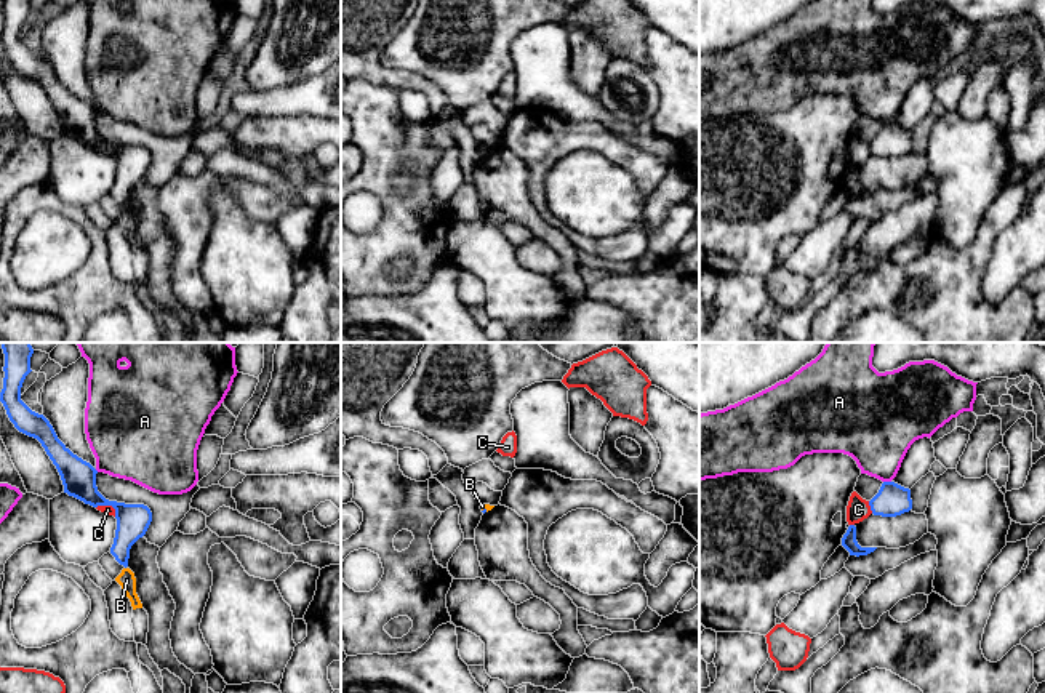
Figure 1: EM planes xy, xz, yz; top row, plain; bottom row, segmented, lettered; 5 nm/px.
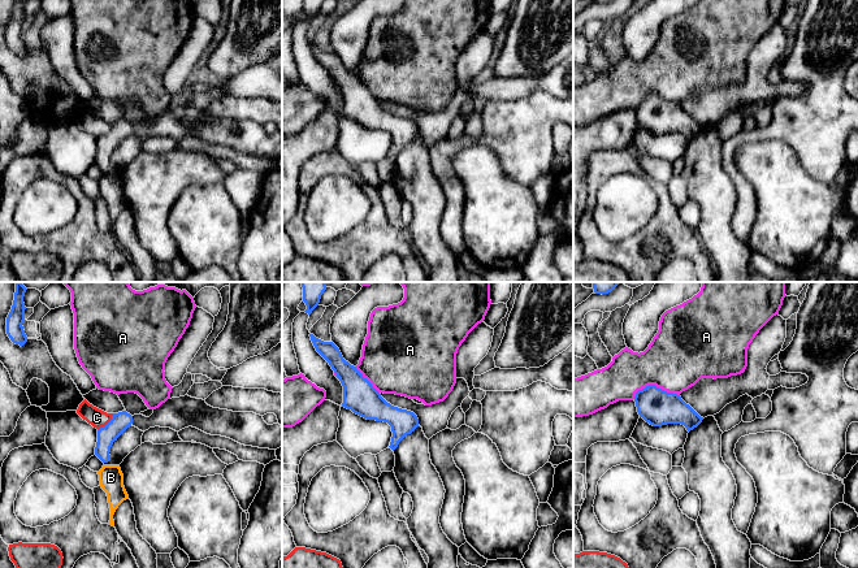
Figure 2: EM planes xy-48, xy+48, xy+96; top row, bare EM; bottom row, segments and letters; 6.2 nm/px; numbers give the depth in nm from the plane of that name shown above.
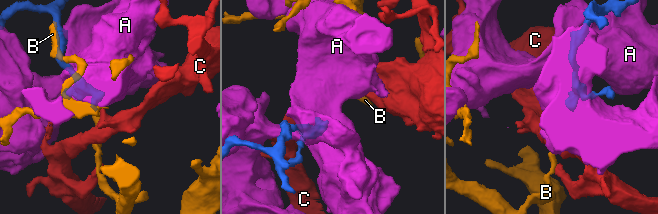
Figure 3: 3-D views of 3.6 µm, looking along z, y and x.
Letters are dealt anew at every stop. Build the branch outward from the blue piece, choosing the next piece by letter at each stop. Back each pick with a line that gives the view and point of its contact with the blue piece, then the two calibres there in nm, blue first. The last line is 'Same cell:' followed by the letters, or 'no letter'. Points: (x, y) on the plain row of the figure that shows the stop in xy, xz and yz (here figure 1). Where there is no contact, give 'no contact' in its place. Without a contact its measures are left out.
Same cell: no letter

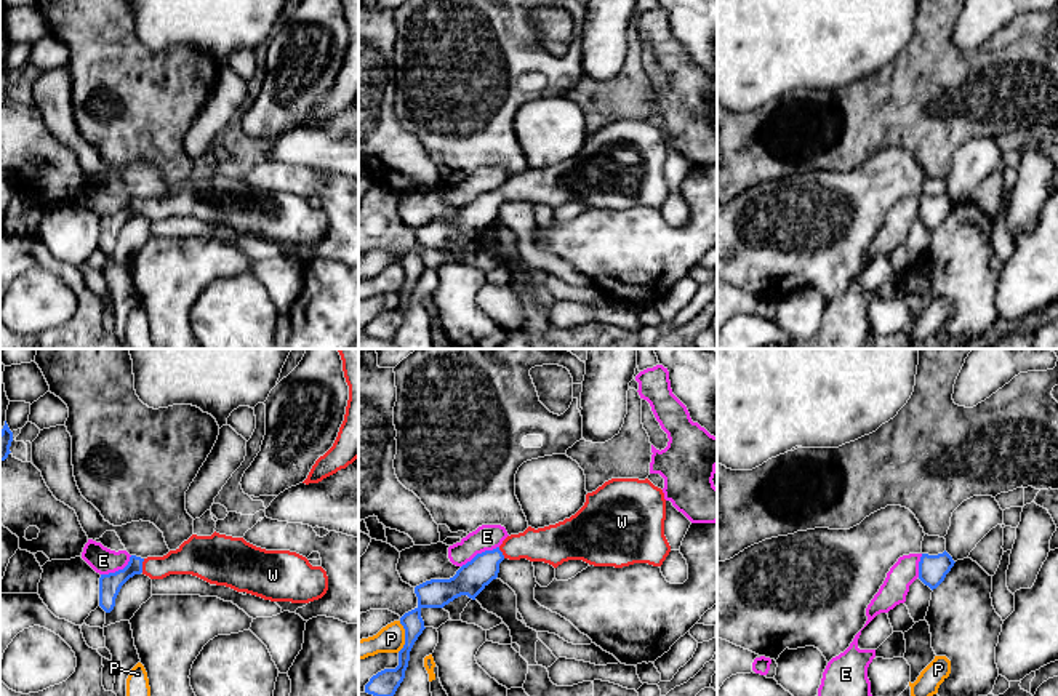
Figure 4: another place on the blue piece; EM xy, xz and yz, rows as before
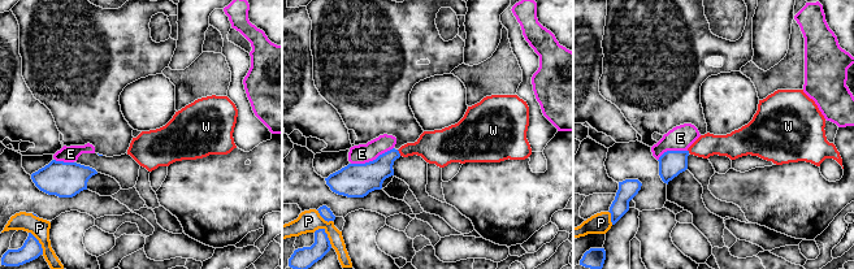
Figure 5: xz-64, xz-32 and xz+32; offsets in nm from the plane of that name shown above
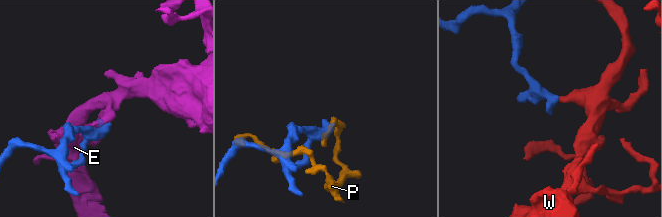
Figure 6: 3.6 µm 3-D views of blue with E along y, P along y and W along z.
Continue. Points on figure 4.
W: contact xy (141, 207); calibres 110 and 160 nm
Same cell: W

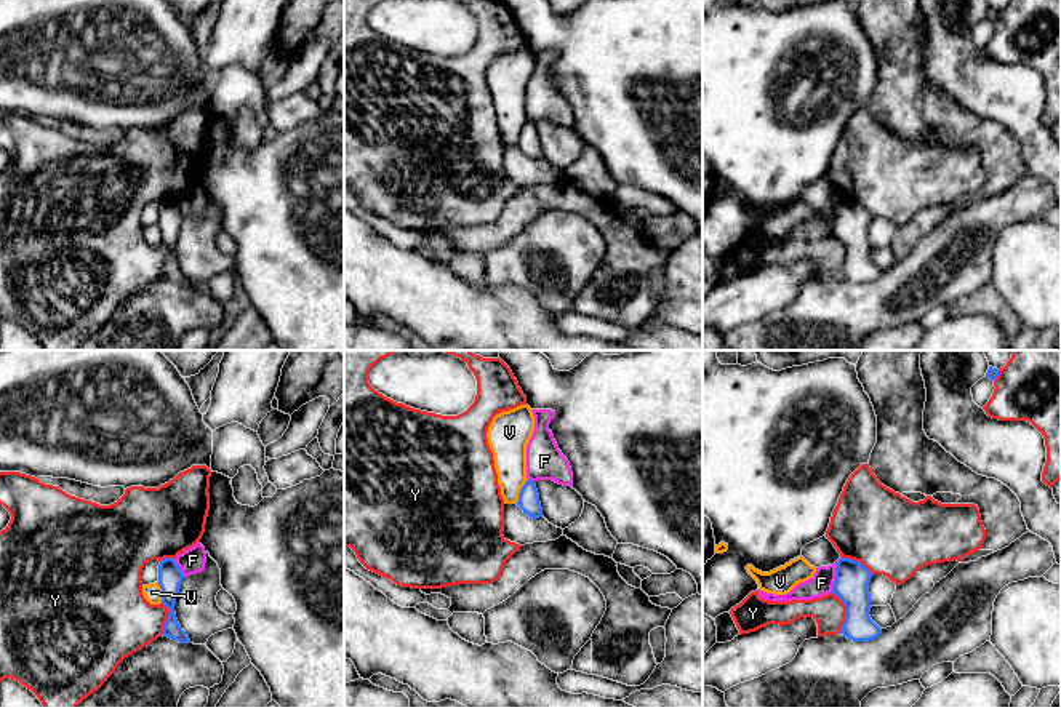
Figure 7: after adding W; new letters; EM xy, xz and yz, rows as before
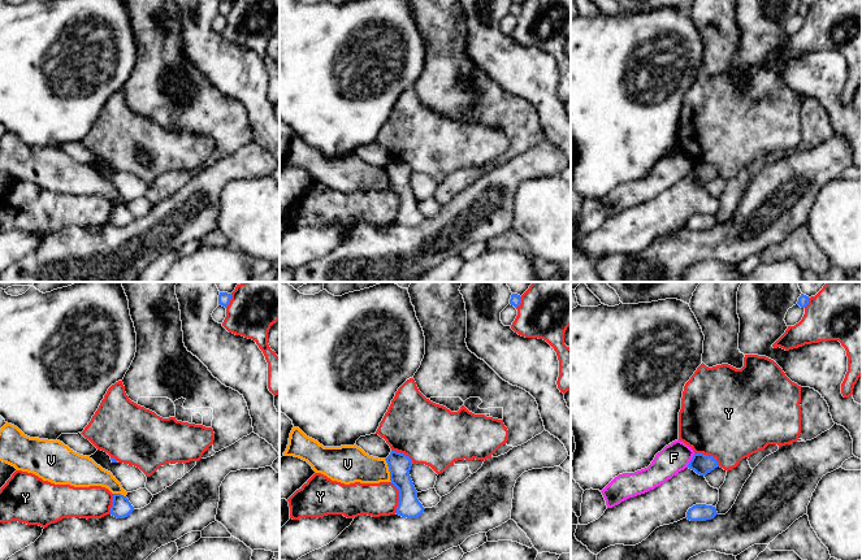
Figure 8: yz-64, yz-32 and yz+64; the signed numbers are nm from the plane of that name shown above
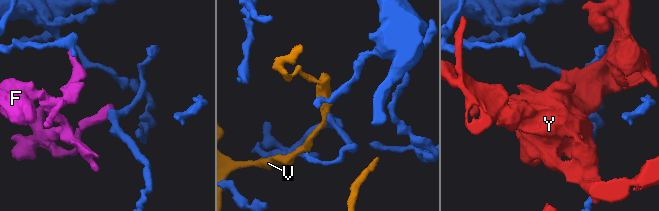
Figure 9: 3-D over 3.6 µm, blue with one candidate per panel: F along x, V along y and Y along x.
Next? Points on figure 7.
Same cell: no letter

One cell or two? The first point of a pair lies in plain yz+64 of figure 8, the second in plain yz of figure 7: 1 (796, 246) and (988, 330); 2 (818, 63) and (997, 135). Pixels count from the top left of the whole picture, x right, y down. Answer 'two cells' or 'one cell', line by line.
1: two cells
2: two cells

